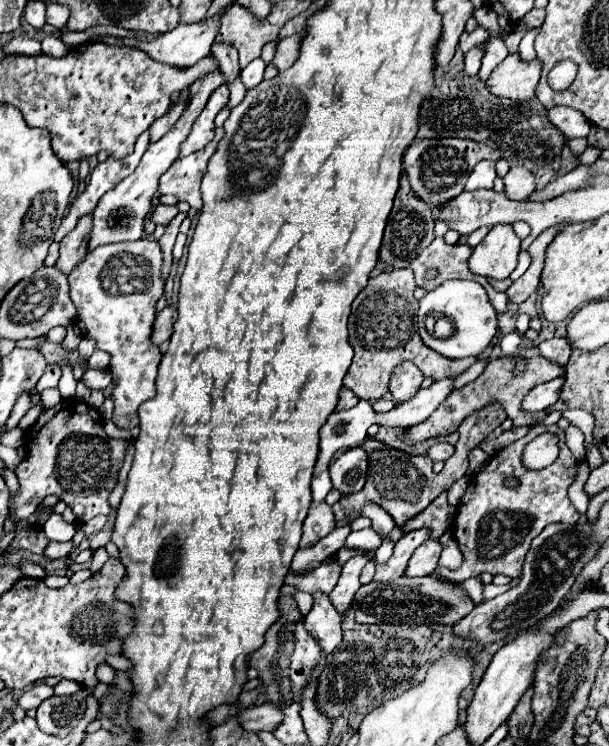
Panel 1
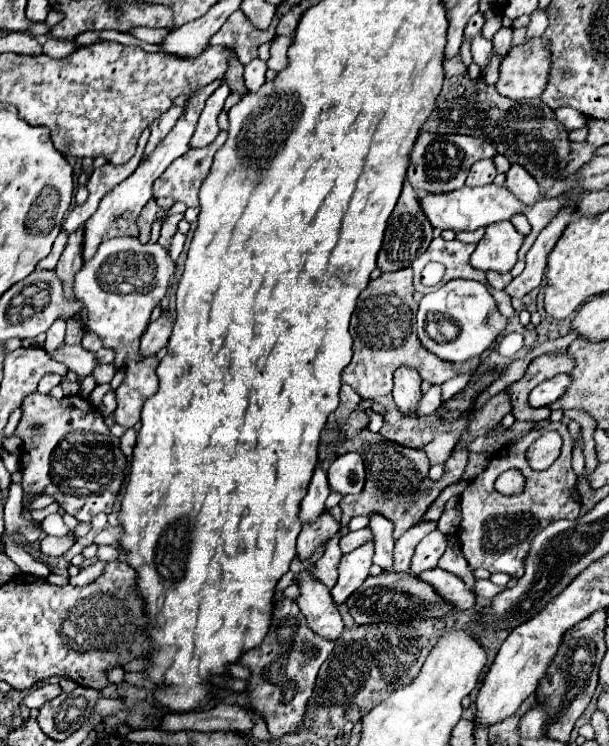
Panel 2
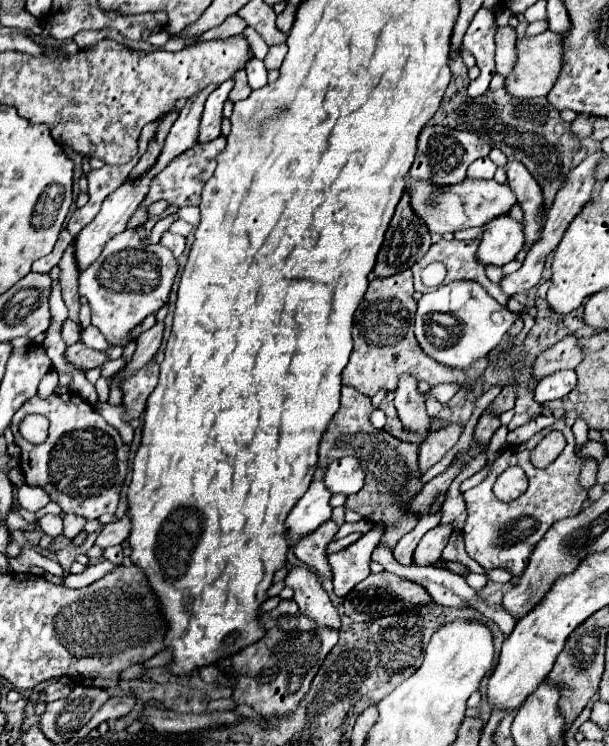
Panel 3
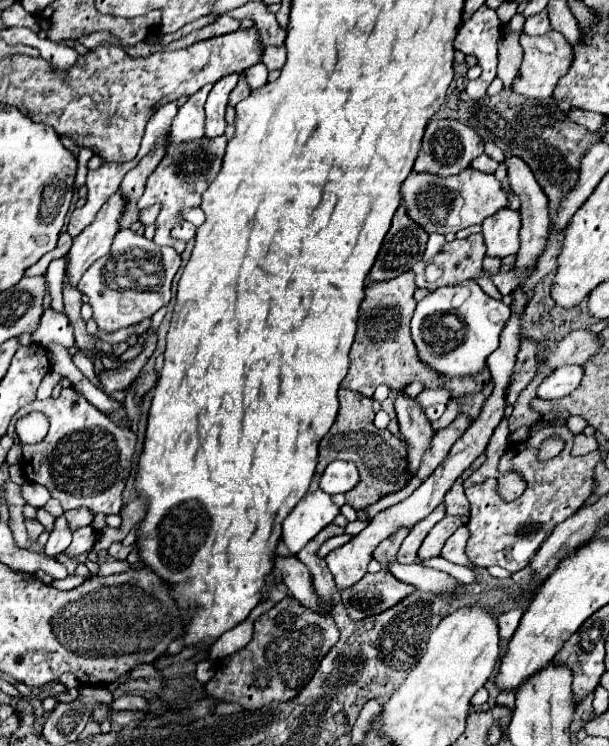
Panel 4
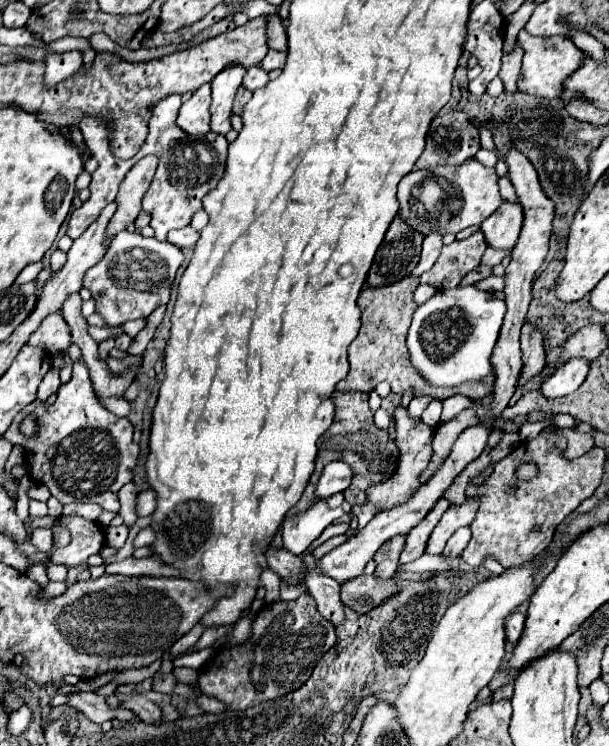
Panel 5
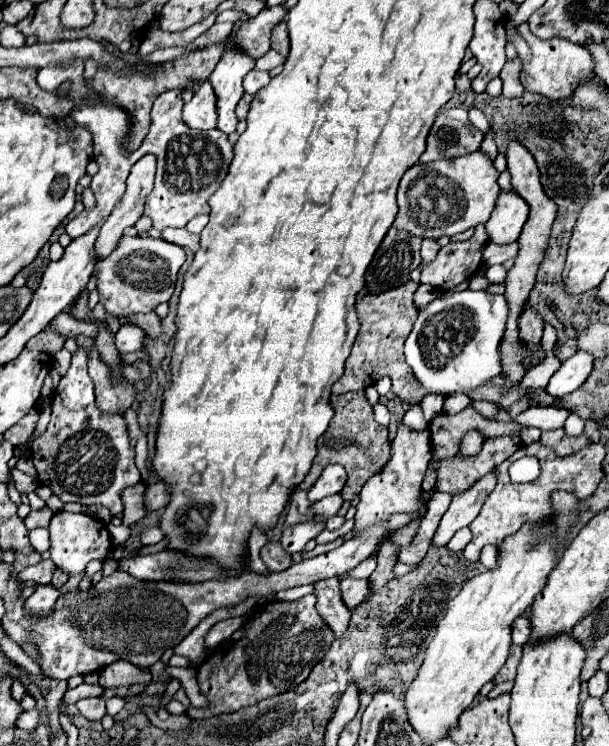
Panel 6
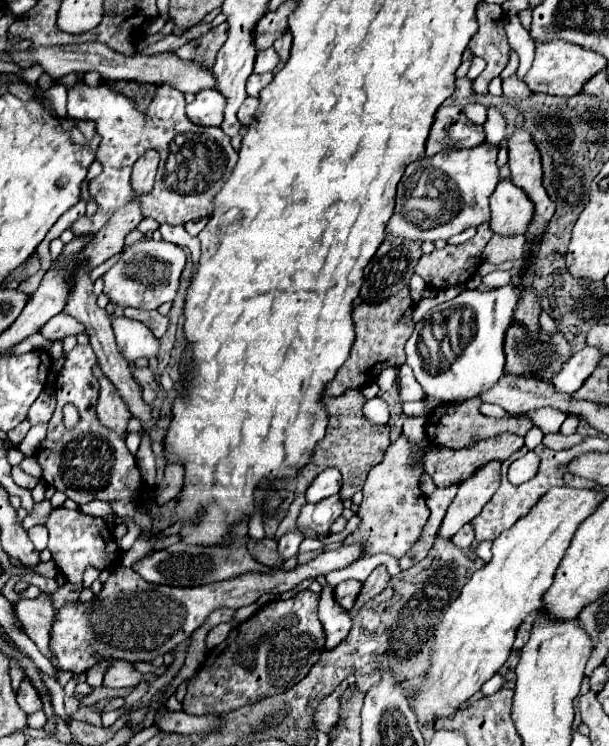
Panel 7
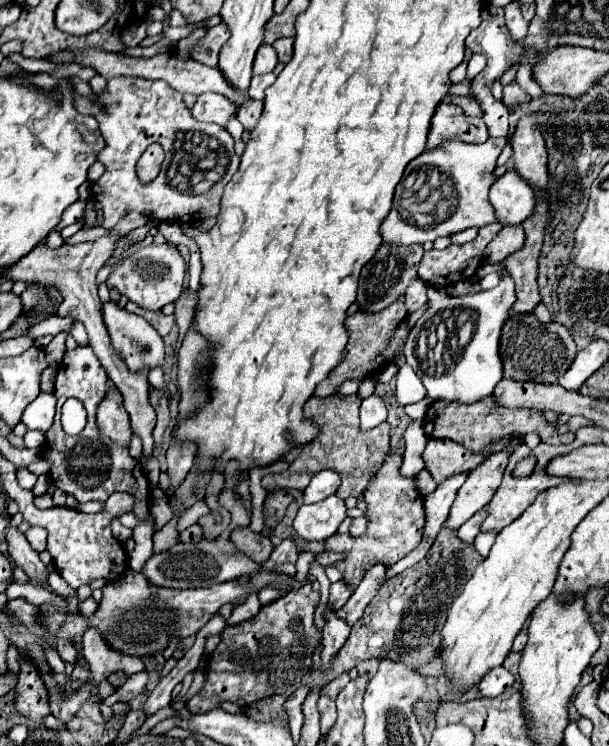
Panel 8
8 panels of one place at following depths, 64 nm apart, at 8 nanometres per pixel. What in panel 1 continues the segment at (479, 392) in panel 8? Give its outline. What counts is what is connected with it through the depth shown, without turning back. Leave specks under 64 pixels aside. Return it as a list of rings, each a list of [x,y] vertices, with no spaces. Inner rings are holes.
[[[446,280],[440,284],[436,290],[428,292],[420,300],[420,310],[418,310],[418,332],[422,342],[436,350],[438,354],[458,360],[458,358],[468,358],[468,356],[478,356],[484,352],[484,348],[492,342],[492,338],[498,332],[498,314],[494,306],[488,300],[486,290],[472,282],[472,280]],[[438,318],[448,318],[452,322],[452,334],[446,338],[436,336],[436,322]]]

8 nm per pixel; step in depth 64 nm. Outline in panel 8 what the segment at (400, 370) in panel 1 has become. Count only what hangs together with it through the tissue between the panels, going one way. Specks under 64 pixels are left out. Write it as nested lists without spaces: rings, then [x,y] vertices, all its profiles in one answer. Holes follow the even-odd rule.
[[[390,452],[382,468],[376,472],[376,480],[366,486],[364,492],[364,500],[368,502],[366,534],[360,538],[354,538],[350,534],[334,534],[324,542],[326,552],[340,552],[344,556],[344,560],[340,560],[340,564],[334,566],[342,572],[342,580],[344,584],[348,584],[348,588],[356,588],[356,584],[360,584],[368,568],[372,568],[374,564],[392,566],[394,562],[404,558],[410,550],[414,550],[422,540],[422,530],[424,530],[422,494],[416,490],[414,480],[404,480],[398,474],[400,464],[402,464],[400,454]]]

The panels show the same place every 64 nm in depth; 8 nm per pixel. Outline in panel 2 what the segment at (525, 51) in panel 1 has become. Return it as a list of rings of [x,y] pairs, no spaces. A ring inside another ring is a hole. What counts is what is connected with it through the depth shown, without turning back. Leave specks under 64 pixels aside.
[[[536,8],[536,10],[530,14],[530,24],[528,24],[528,34],[526,34],[526,38],[540,36],[540,34],[544,34],[546,28],[548,28],[548,14],[546,14],[544,8]]]

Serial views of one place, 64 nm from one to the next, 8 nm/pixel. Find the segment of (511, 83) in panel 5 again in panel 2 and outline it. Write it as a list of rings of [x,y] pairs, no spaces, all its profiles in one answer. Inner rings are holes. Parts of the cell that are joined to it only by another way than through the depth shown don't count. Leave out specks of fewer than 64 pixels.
[[[500,28],[496,34],[494,34],[494,50],[498,52],[500,60],[504,60],[512,48],[512,28]]]

